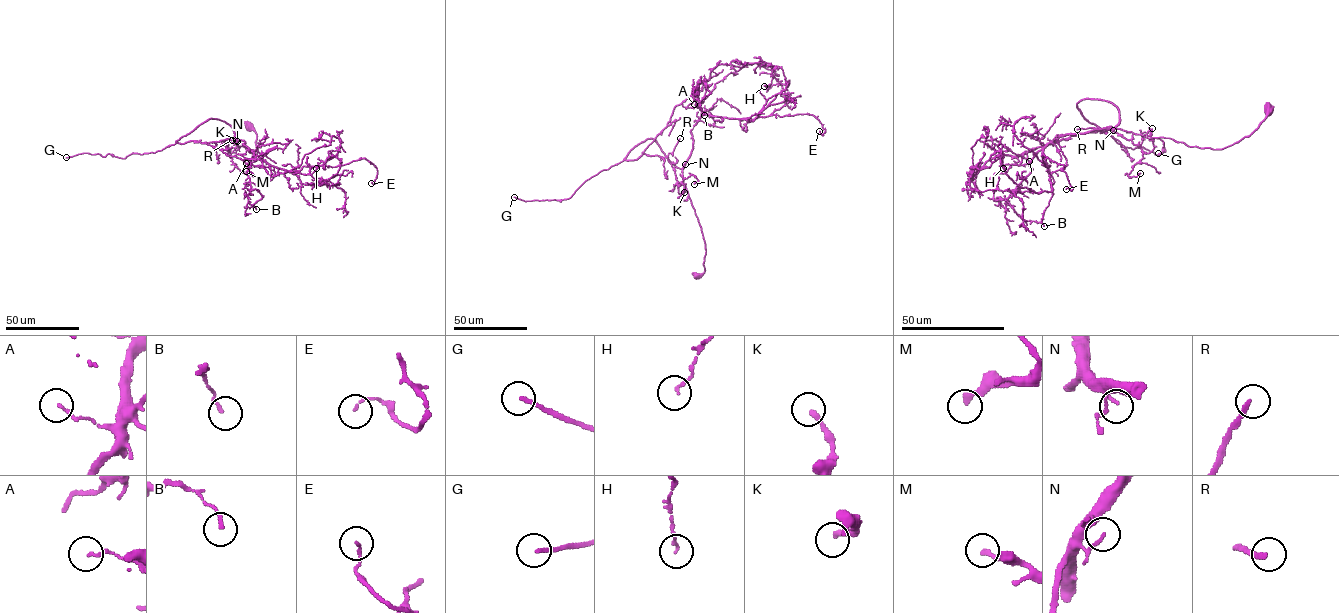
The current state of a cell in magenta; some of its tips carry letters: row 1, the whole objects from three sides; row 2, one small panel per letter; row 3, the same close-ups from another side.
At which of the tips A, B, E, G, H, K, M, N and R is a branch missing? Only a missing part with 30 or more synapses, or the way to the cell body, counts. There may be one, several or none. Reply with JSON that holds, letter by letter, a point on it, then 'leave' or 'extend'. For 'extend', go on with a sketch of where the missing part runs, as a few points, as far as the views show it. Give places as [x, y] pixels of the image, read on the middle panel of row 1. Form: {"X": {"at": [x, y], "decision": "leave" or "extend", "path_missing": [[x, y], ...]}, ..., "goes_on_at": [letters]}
{"A": {"at": [694, 104], "decision": "leave"}, "B": {"at": [704, 115], "decision": "leave"}, "E": {"at": [819, 131], "decision": "leave"}, "G": {"at": [514, 197], "decision": "extend"}, "H": {"at": [764, 86], "decision": "leave"}, "K": {"at": [684, 192], "decision": "leave"}, "M": {"at": [694, 184], "decision": "leave"}, "N": {"at": [685, 164], "decision": "leave"}, "R": {"at": [680, 138], "decision": "extend", "path_missing": [[680, 138], [685, 127], [705, 114]]}, "goes_on_at": ["G", "R"]}

